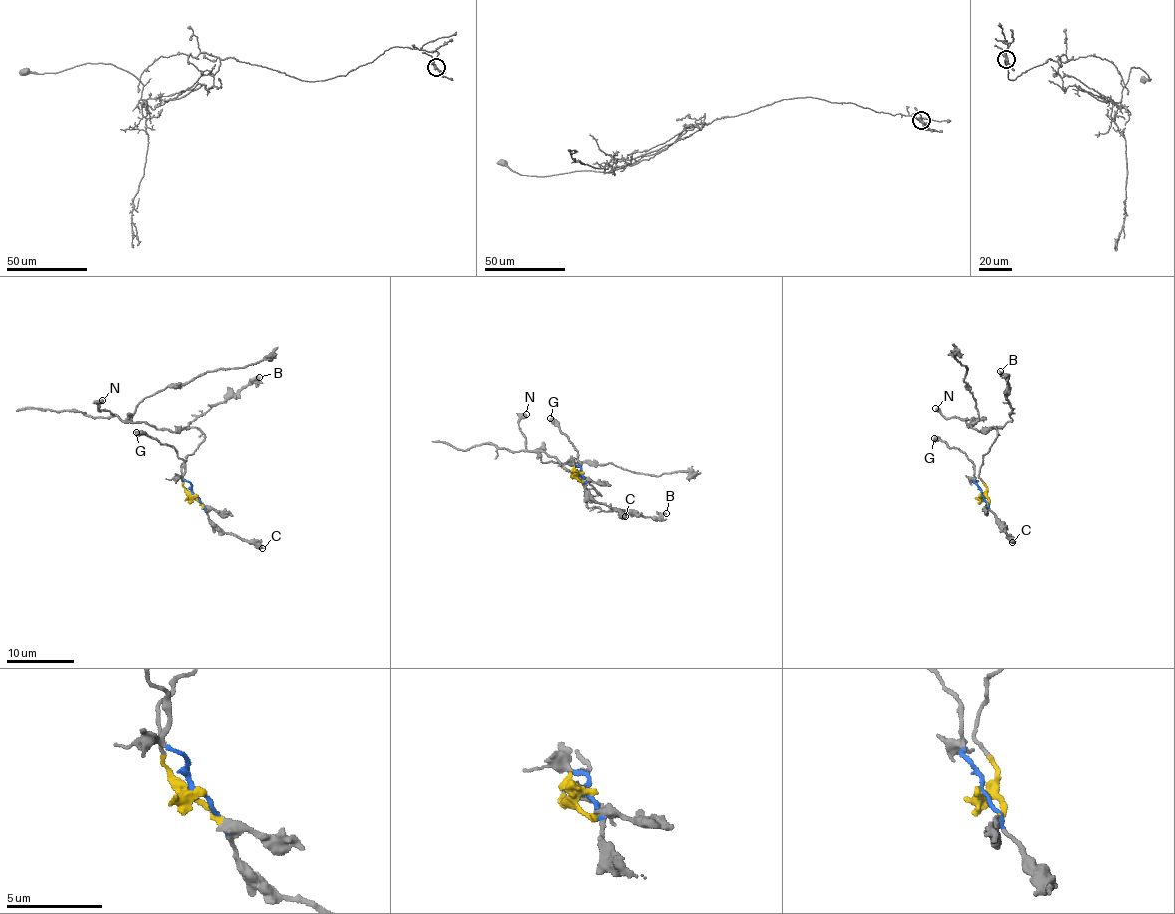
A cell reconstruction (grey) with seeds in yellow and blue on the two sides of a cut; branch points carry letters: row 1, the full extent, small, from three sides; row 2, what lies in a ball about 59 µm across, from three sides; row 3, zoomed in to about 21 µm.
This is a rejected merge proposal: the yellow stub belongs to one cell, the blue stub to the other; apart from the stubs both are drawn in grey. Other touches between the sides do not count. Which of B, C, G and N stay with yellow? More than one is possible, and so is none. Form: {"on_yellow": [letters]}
{"on_yellow": ["B", "N"]}

